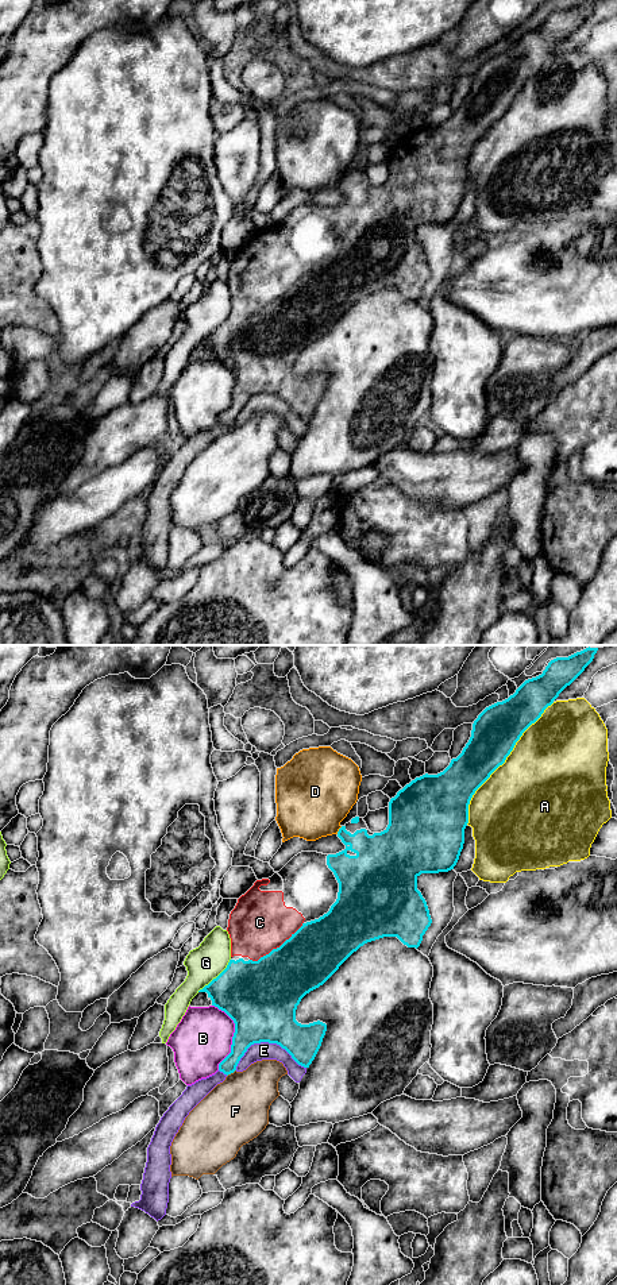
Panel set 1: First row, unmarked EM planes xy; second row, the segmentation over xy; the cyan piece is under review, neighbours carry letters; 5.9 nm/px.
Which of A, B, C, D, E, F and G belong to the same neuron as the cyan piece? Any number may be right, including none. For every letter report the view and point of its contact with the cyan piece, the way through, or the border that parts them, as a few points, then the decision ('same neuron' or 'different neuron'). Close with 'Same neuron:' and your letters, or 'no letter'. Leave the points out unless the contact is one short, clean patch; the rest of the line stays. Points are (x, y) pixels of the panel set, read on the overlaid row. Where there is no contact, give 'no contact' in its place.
A: contact xy (502, 763); different neuron
B: contact xy (234, 1035); different neuron
C: contact xy (277, 948); same neuron
D: contact xy (339, 830); border xy (342, 826), (336, 833); different neuron
E: contact xy (267, 1041); different neuron
F: contact xy (231, 1072); different neuron
G: contact xy (216, 977); different neuron
Same neuron: C

